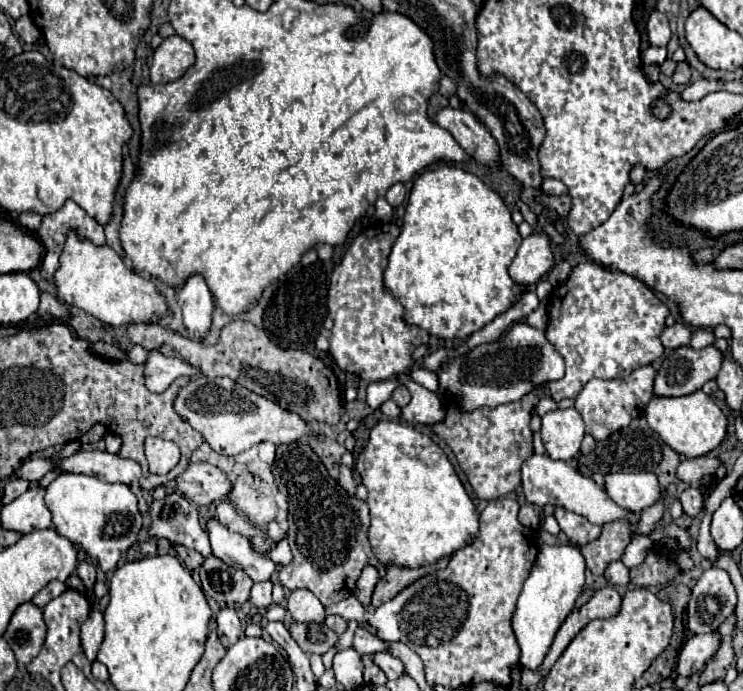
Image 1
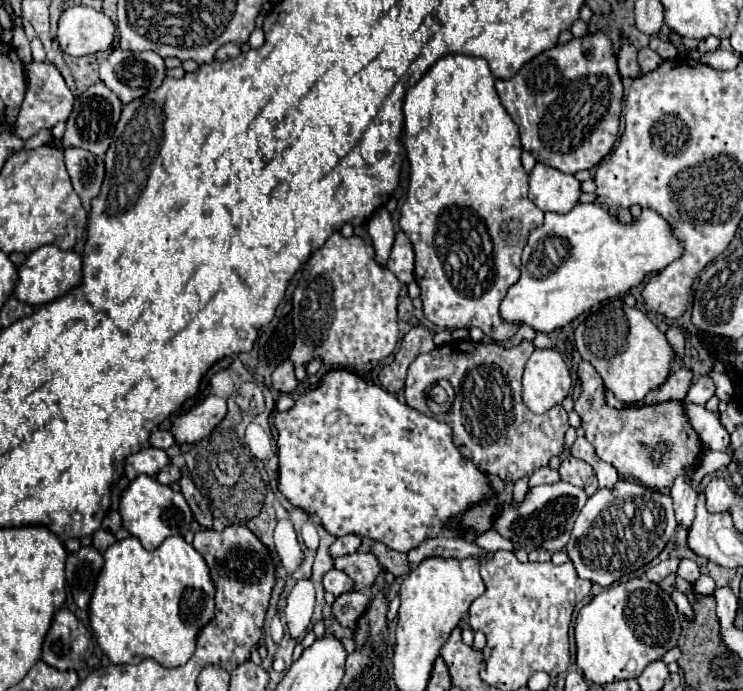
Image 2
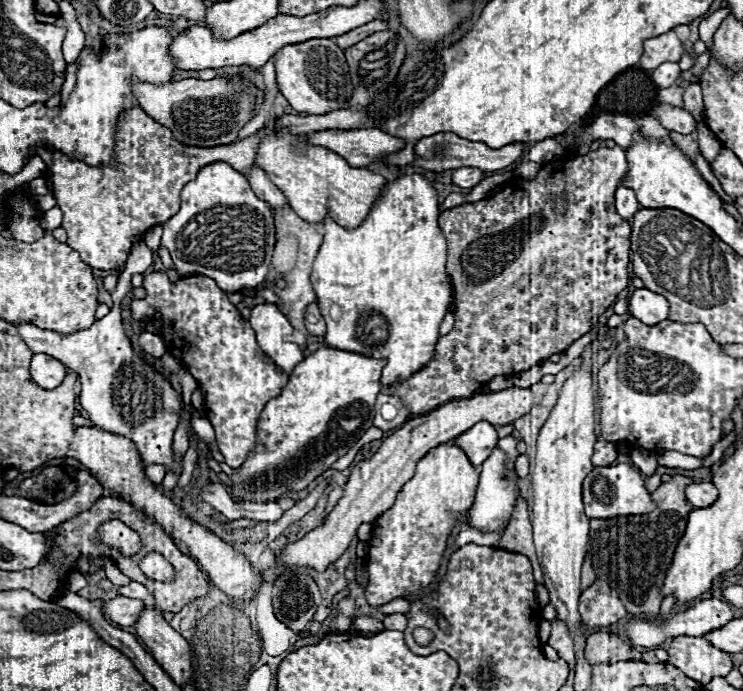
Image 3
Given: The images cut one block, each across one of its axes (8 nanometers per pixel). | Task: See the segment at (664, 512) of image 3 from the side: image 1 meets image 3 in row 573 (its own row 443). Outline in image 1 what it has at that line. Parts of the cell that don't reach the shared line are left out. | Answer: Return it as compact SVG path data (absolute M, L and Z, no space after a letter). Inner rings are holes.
M644 416L636 418L630 422L630 426L622 428L618 434L614 432L610 438L596 442L596 448L590 454L580 454L576 462L576 470L588 478L592 478L596 472L608 474L608 472L634 472L634 470L644 470L644 472L654 472L658 476L658 482L662 488L666 488L670 482L674 482L674 472L676 466L680 464L678 452L674 452L664 440L648 428L648 422Z

